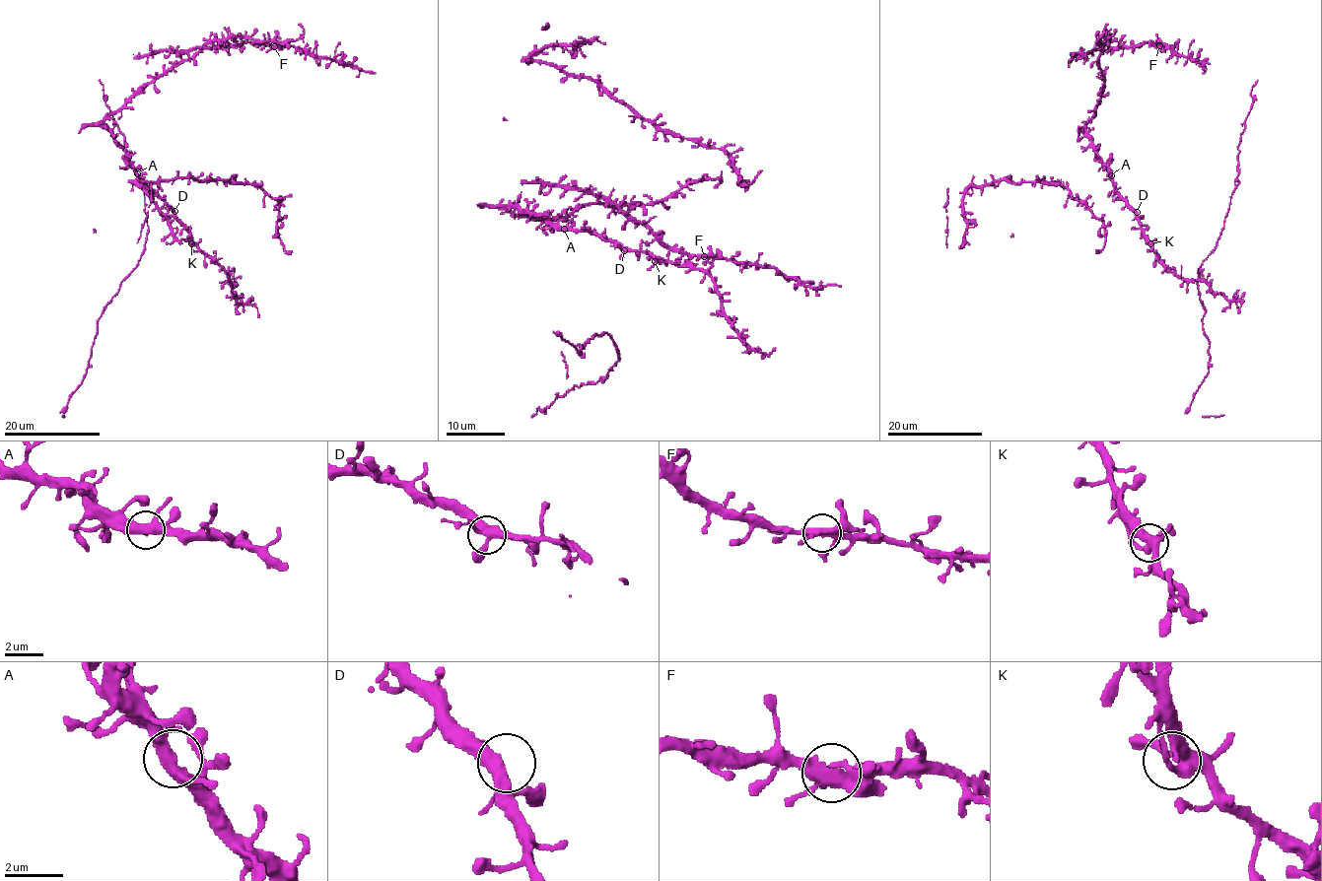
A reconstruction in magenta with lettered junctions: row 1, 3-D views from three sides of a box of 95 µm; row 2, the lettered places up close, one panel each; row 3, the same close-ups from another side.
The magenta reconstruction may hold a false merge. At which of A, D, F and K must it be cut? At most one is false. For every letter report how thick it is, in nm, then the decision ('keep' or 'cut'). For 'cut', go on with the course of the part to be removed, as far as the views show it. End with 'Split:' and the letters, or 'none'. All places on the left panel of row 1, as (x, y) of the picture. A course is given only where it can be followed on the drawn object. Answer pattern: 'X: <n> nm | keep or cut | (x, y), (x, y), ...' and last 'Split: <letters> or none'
A: 380 nm | keep
D: 400 nm | keep
F: 400 nm | keep
K: 400 nm | keep
Split: none

